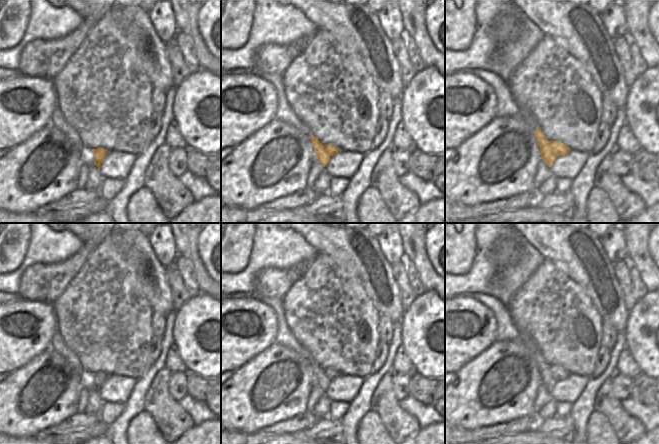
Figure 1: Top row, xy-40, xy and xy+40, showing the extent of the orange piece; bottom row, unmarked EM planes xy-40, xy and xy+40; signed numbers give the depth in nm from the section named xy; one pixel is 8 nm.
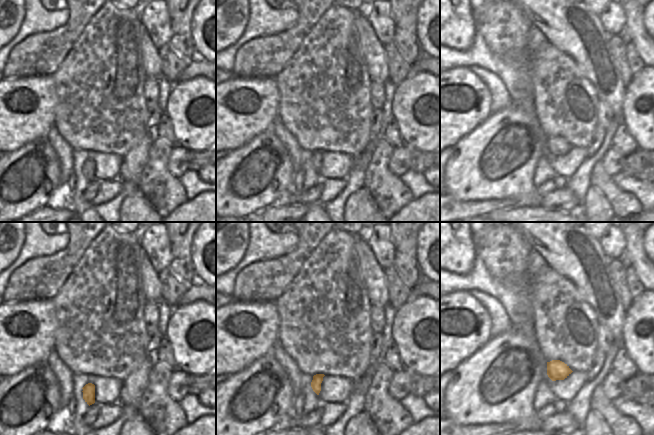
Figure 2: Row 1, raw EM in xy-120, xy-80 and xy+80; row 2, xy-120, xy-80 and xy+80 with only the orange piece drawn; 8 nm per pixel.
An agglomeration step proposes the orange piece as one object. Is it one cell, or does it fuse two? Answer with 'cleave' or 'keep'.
keep

